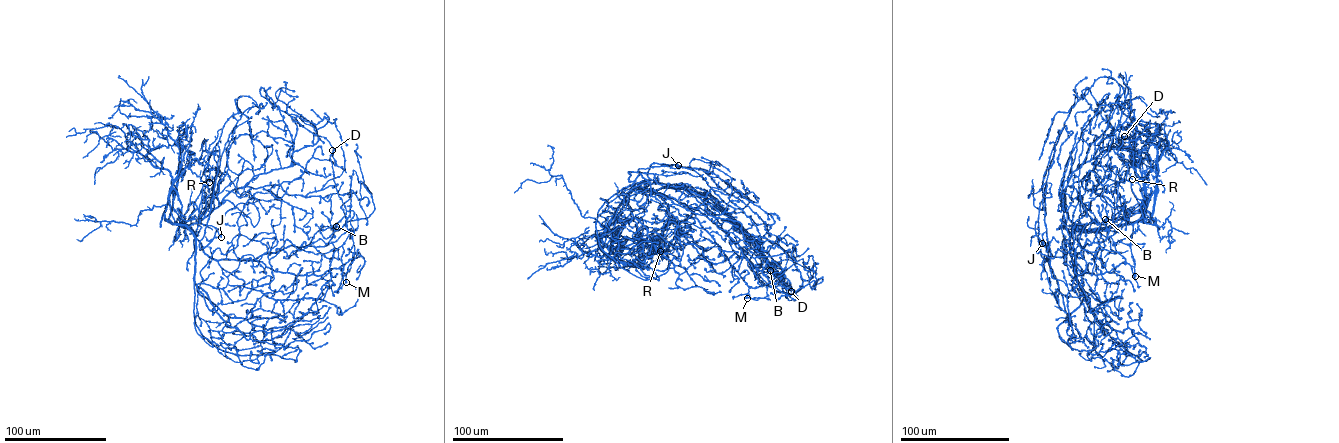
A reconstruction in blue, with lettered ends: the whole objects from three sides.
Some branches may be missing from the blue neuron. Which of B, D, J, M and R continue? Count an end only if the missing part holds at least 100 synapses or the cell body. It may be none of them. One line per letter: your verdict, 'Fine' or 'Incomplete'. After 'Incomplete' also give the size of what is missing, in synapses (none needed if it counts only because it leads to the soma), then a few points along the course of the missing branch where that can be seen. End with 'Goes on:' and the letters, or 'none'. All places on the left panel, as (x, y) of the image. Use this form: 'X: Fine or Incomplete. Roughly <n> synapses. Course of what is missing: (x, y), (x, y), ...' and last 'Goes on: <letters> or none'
B: Fine
D: Fine
J: Fine
M: Fine
R: Fine
Goes on: none

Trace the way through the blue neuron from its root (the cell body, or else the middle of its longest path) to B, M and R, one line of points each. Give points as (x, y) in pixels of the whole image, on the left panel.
B: (187, 226), (203, 250), (212, 258), (252, 260), (291, 245), (305, 247), (323, 226), (336, 226)
M: (187, 226), (203, 250), (216, 259), (259, 261), (274, 271), (295, 275), (321, 275), (339, 268), (346, 282)
R: (187, 226), (173, 225), (164, 216), (172, 184), (195, 158), (208, 164), (204, 173), (209, 182)

